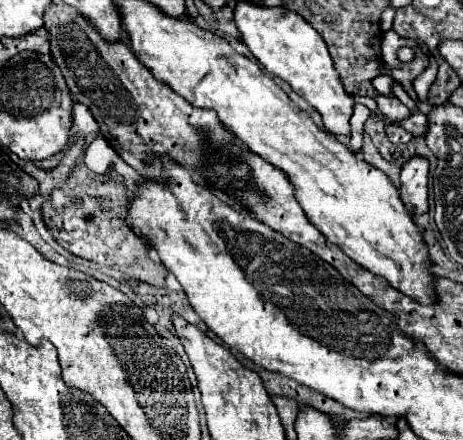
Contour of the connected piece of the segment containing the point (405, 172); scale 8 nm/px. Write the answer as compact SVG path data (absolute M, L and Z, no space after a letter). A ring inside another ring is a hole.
M411 158L401 168L401 200L409 214L425 214L427 204L427 176L429 162L425 158Z

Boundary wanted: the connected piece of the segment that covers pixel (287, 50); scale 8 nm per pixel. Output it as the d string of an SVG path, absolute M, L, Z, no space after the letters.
M237 2L235 6L235 24L241 32L243 44L259 60L259 64L285 80L299 96L303 96L323 118L325 130L335 136L351 136L349 118L353 114L353 98L345 92L339 72L333 66L333 60L327 52L327 44L305 22L299 14L285 10L283 6L259 8L253 2Z

